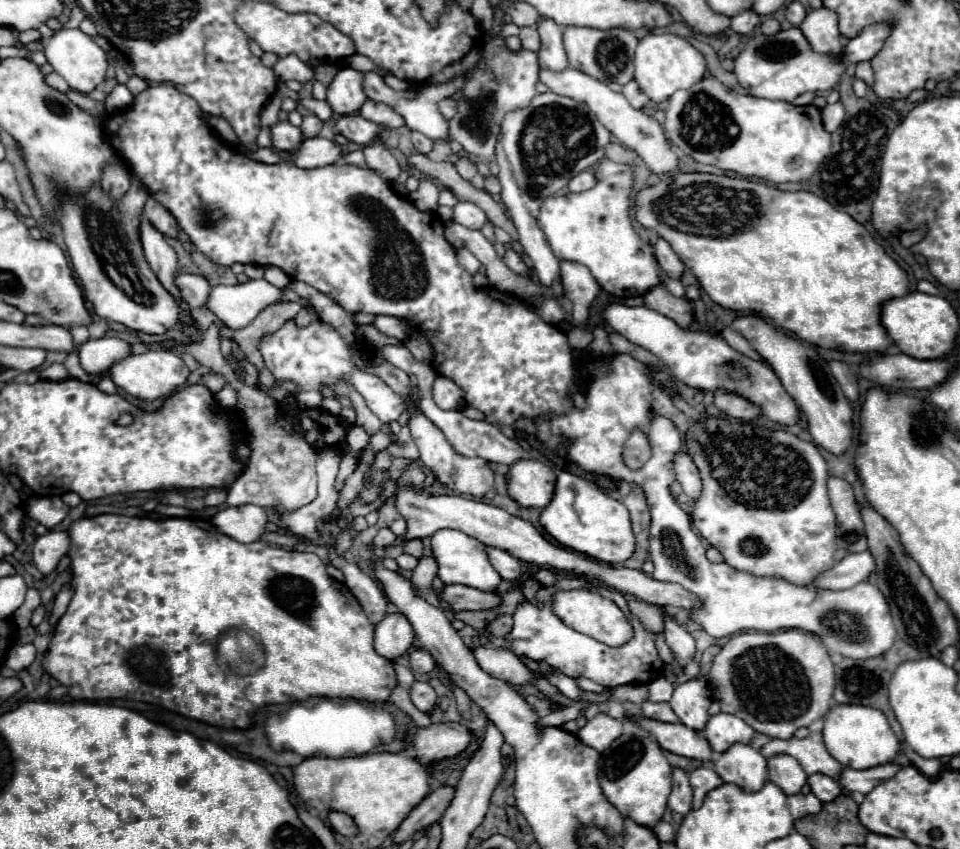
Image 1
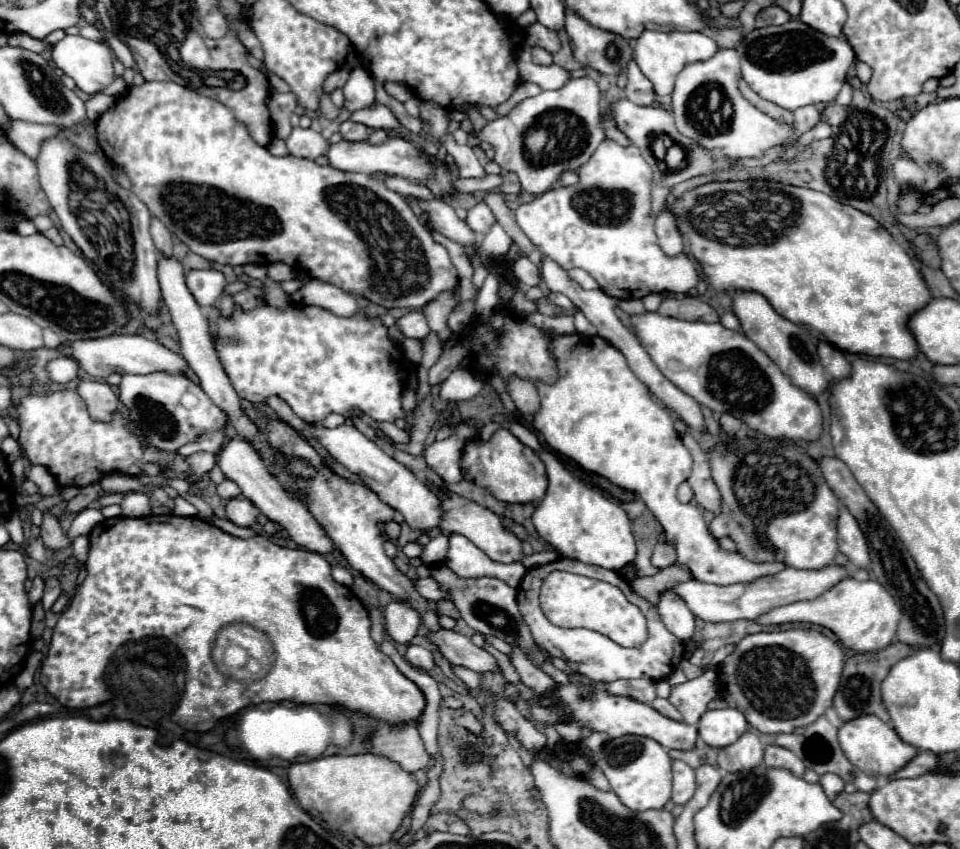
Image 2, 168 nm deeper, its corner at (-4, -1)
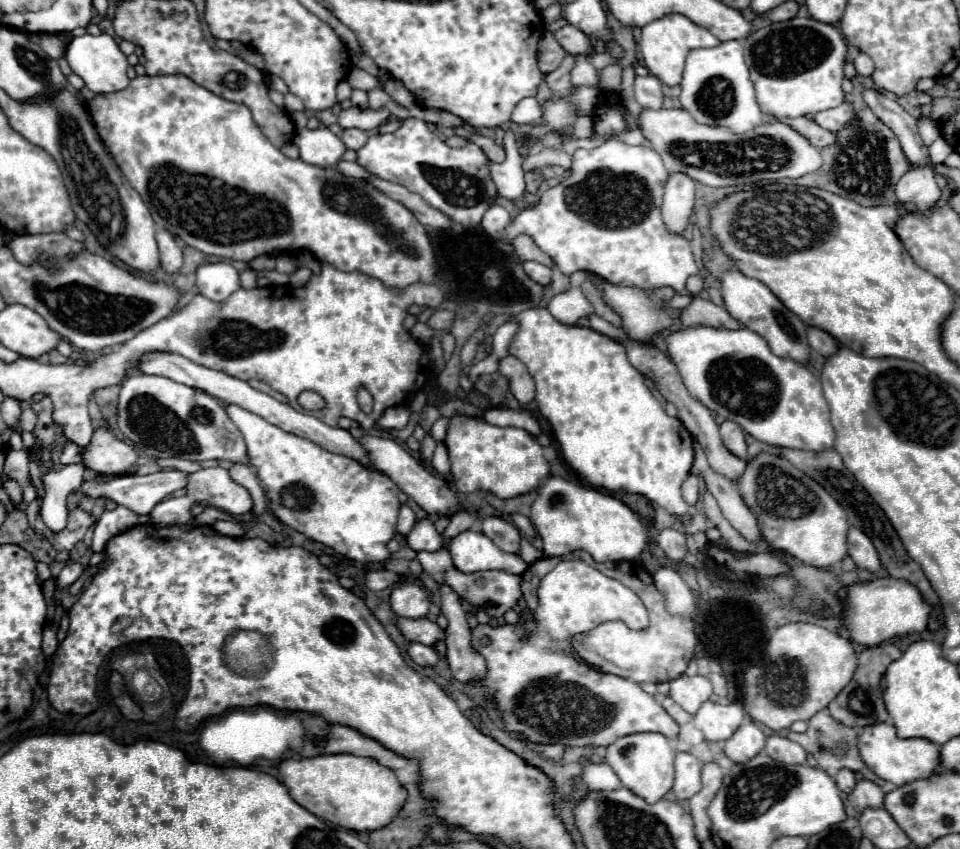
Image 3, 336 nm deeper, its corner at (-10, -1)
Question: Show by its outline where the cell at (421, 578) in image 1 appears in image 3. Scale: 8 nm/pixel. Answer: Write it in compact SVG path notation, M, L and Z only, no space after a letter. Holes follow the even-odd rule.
M462 510L462 512L458 512L458 514L454 514L452 518L450 518L450 524L448 524L448 528L444 530L444 540L446 542L450 542L454 536L458 536L460 532L464 532L464 530L470 530L474 524L476 524L476 514L472 514L472 512L466 512L466 510Z

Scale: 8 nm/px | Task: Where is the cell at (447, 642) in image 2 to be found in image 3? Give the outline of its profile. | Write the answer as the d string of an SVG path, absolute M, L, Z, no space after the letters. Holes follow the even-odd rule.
M396 618L396 626L408 640L420 642L426 646L434 646L436 642L446 640L446 632L436 622L430 622L428 618L420 618L420 620Z

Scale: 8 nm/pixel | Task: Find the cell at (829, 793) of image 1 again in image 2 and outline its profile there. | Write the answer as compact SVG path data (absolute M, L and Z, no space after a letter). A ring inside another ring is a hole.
M824 774L820 778L820 784L822 784L822 788L830 800L834 800L844 790L844 780L838 778L838 774Z

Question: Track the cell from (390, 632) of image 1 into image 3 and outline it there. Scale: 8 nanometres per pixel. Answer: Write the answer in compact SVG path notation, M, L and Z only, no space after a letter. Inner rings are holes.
M398 584L390 594L392 612L398 618L424 618L428 614L430 596L416 584Z

